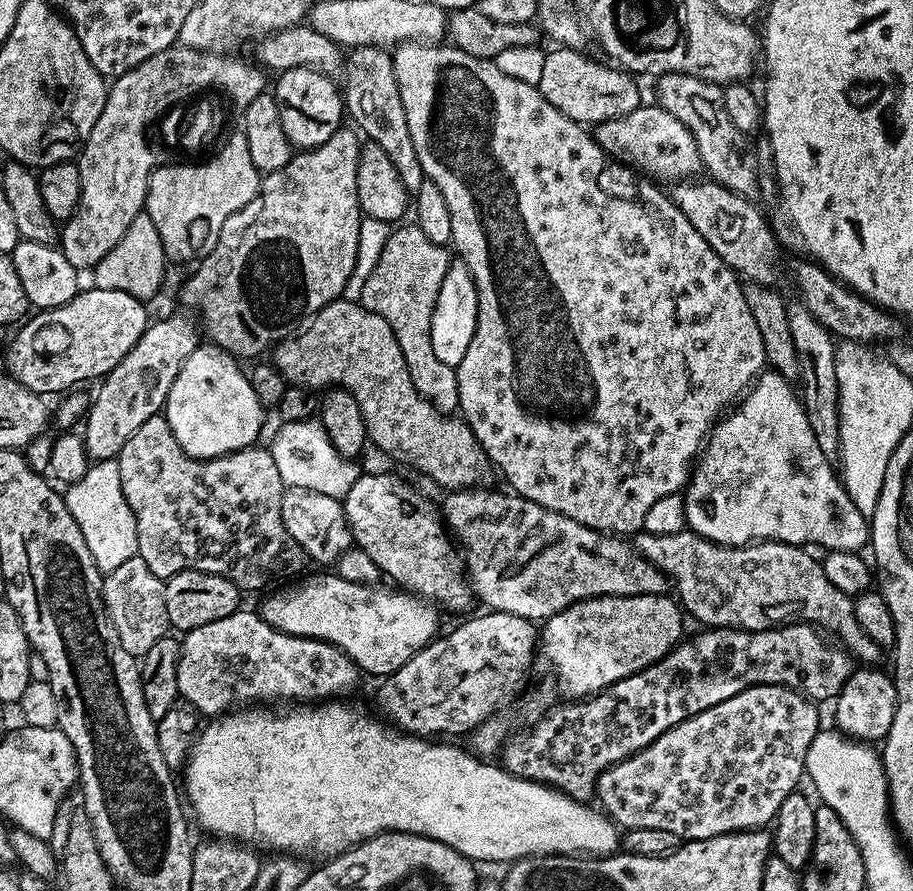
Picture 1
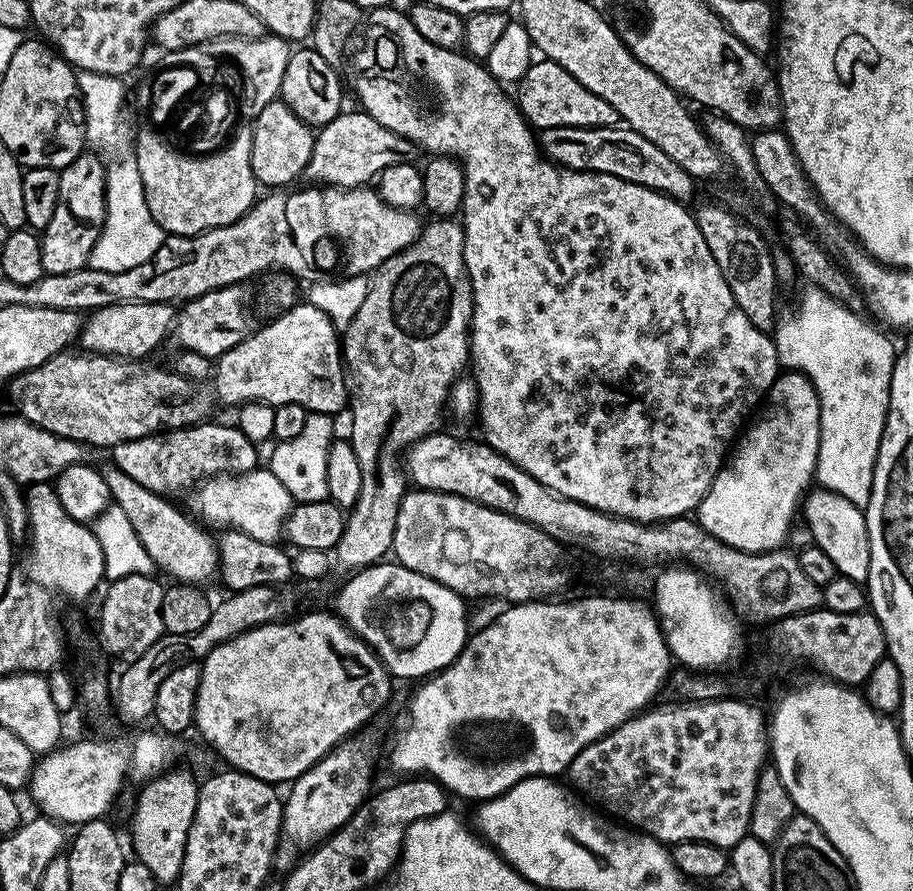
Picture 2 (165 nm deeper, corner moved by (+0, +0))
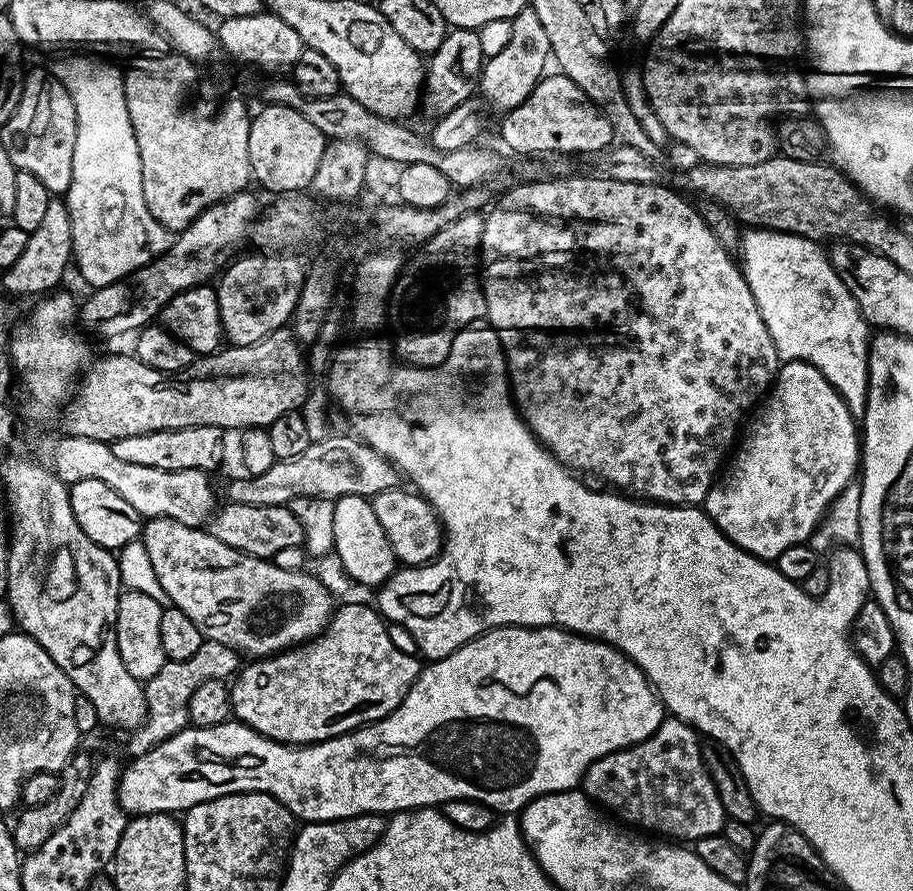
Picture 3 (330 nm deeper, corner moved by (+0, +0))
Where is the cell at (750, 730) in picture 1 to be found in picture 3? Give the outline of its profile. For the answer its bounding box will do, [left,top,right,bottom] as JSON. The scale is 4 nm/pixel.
[582,718,726,842]

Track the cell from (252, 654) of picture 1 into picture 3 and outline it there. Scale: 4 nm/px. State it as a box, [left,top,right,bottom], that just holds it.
[230,604,422,746]

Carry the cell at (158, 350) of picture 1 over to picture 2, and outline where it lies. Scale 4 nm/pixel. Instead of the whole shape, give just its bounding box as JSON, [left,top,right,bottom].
[174,284,254,358]

